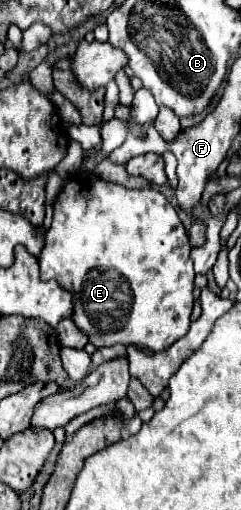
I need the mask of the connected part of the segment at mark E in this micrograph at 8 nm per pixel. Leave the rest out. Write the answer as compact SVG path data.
M88 174L86 178L74 180L74 190L78 186L78 192L74 192L72 196L66 196L62 202L62 212L54 212L54 220L50 230L46 232L46 244L40 256L40 276L44 280L56 280L62 286L66 286L66 290L72 292L74 296L74 314L72 320L74 324L88 336L88 340L96 346L112 346L112 344L124 344L124 346L142 346L148 348L152 352L160 352L166 346L170 346L172 342L176 342L178 338L182 338L186 334L186 330L190 328L190 314L192 314L192 306L194 306L194 298L192 298L192 290L194 290L194 268L192 268L192 260L190 260L190 242L188 242L188 234L186 228L182 226L176 210L172 208L172 204L154 188L138 188L138 190L128 190L124 186L112 184L112 182L104 182L102 178L98 178L96 174Z

